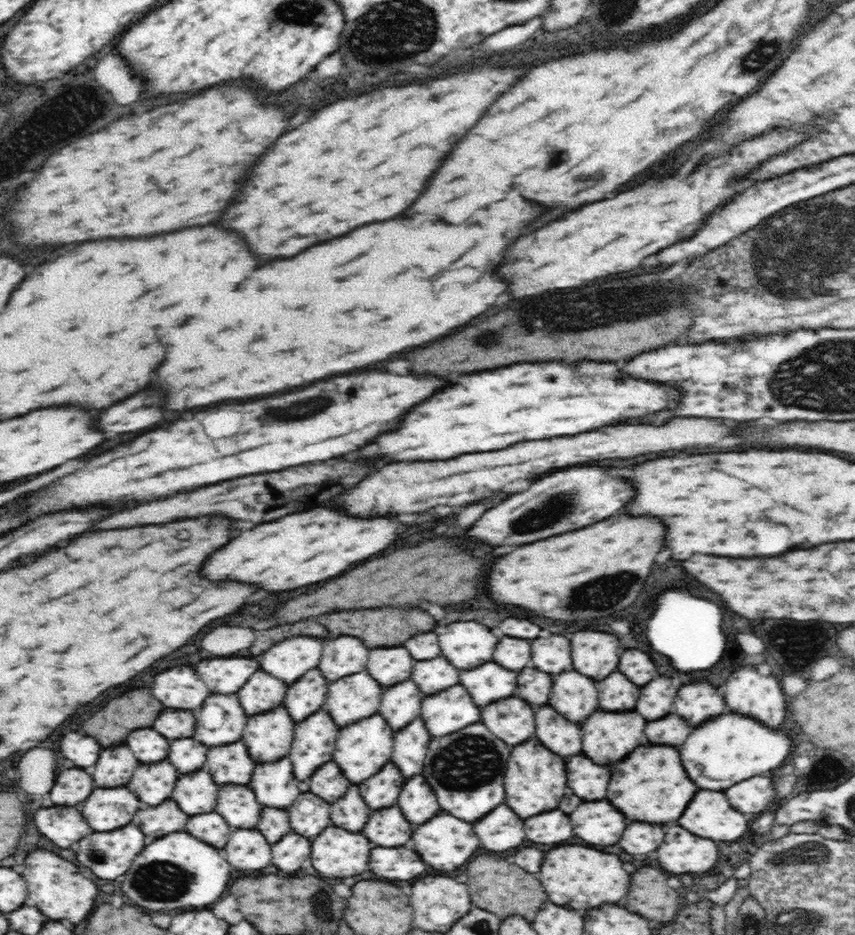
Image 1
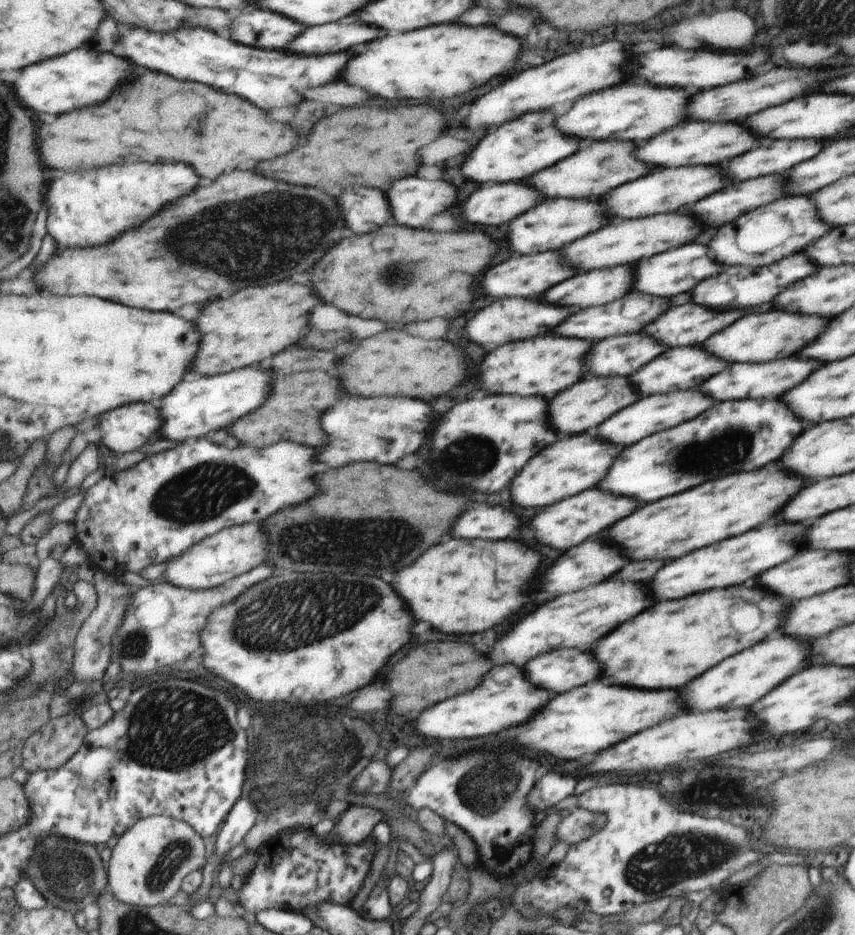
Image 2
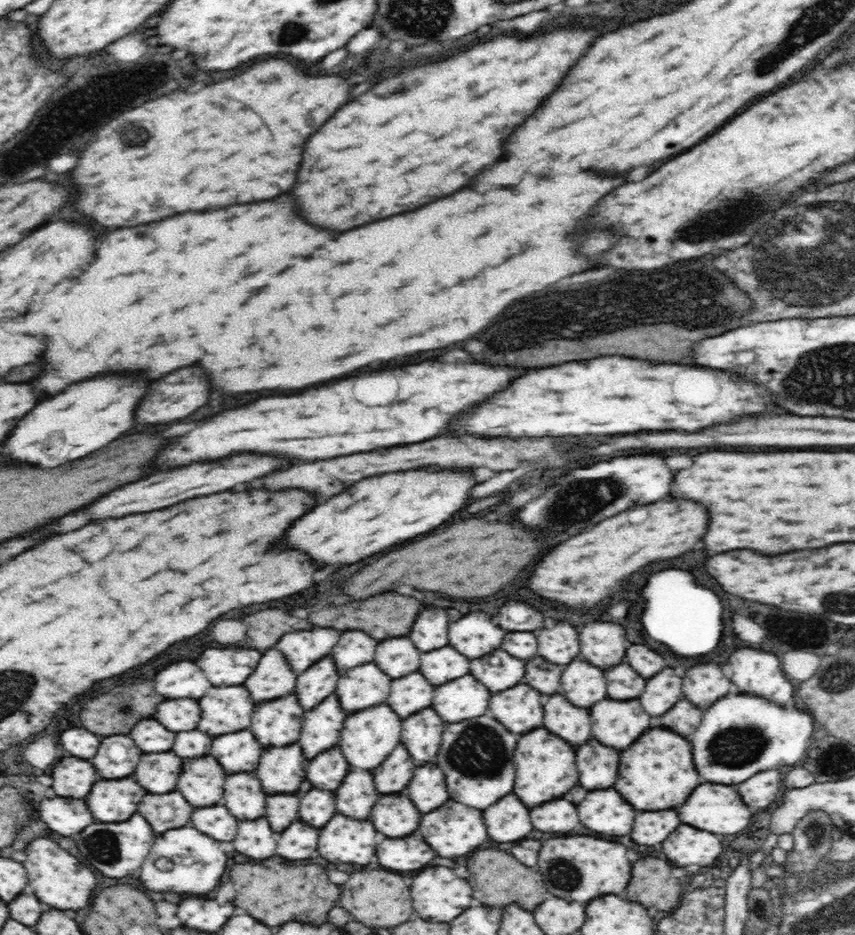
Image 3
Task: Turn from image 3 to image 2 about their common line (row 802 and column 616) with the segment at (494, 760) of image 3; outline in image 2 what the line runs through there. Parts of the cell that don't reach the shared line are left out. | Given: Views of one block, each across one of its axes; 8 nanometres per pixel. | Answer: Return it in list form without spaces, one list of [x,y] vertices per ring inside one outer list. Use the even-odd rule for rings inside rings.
[[[781,400],[717,402],[695,420],[627,446],[611,464],[599,488],[621,496],[633,496],[641,502],[653,502],[731,472],[755,470],[767,462],[775,462],[801,434],[801,424],[803,422],[797,420]]]

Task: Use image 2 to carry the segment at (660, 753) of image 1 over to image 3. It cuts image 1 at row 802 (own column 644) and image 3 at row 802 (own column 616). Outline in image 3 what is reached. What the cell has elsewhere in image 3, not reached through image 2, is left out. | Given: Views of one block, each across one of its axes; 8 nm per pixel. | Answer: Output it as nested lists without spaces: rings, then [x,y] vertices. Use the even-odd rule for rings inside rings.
[[[652,728],[642,734],[628,750],[620,752],[620,776],[614,788],[636,810],[656,812],[660,808],[674,808],[688,800],[692,790],[700,784],[700,776],[692,762],[690,744],[668,730]]]

